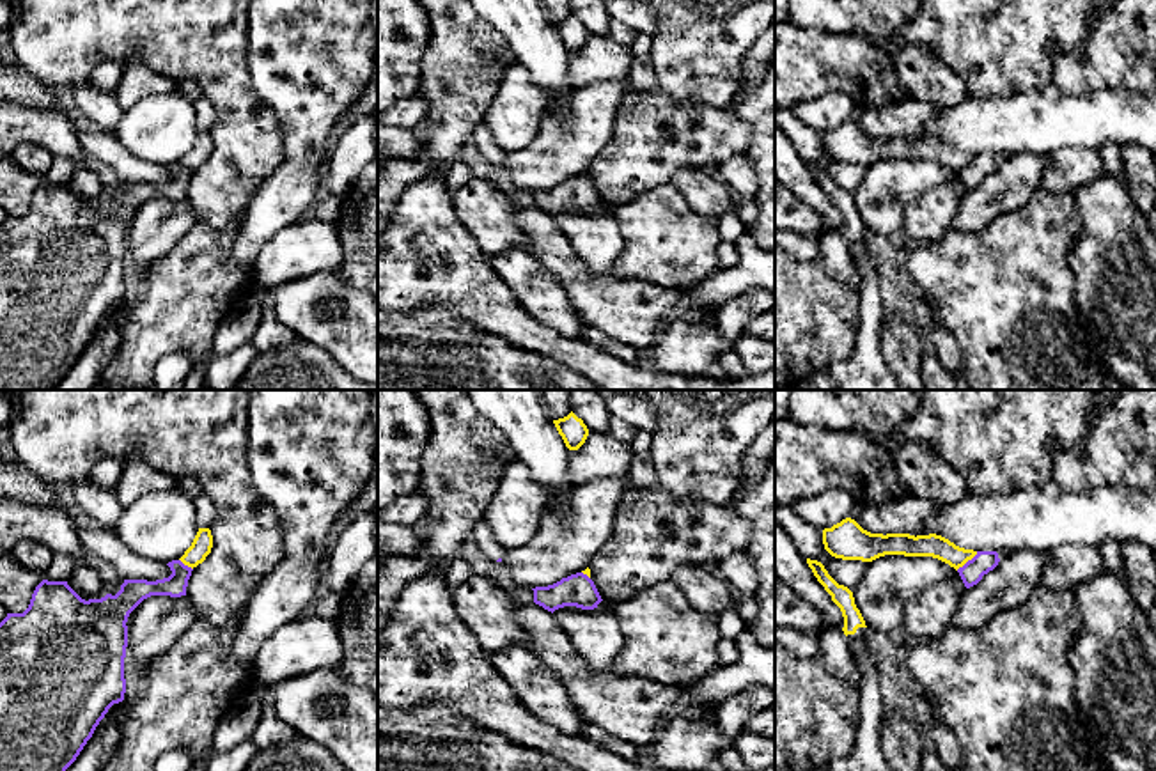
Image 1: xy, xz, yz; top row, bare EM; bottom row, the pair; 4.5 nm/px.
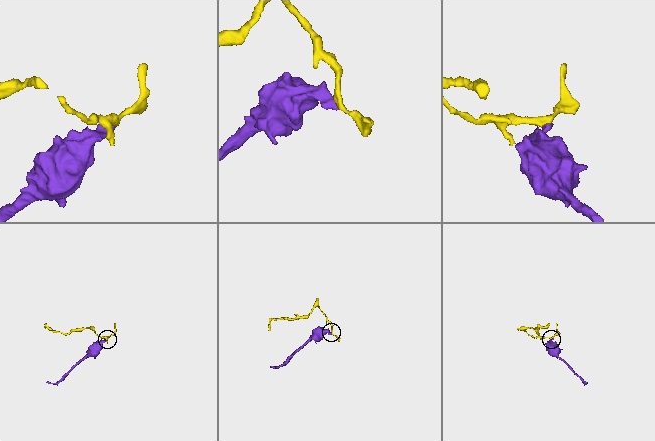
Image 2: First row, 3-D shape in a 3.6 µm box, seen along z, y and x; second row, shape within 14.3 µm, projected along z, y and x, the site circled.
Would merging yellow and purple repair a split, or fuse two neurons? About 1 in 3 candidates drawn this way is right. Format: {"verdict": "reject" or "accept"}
{"verdict": "reject"}

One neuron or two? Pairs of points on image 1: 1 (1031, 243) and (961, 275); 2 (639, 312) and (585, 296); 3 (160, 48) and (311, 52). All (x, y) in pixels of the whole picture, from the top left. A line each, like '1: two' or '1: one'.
1: one
2: one
3: two

